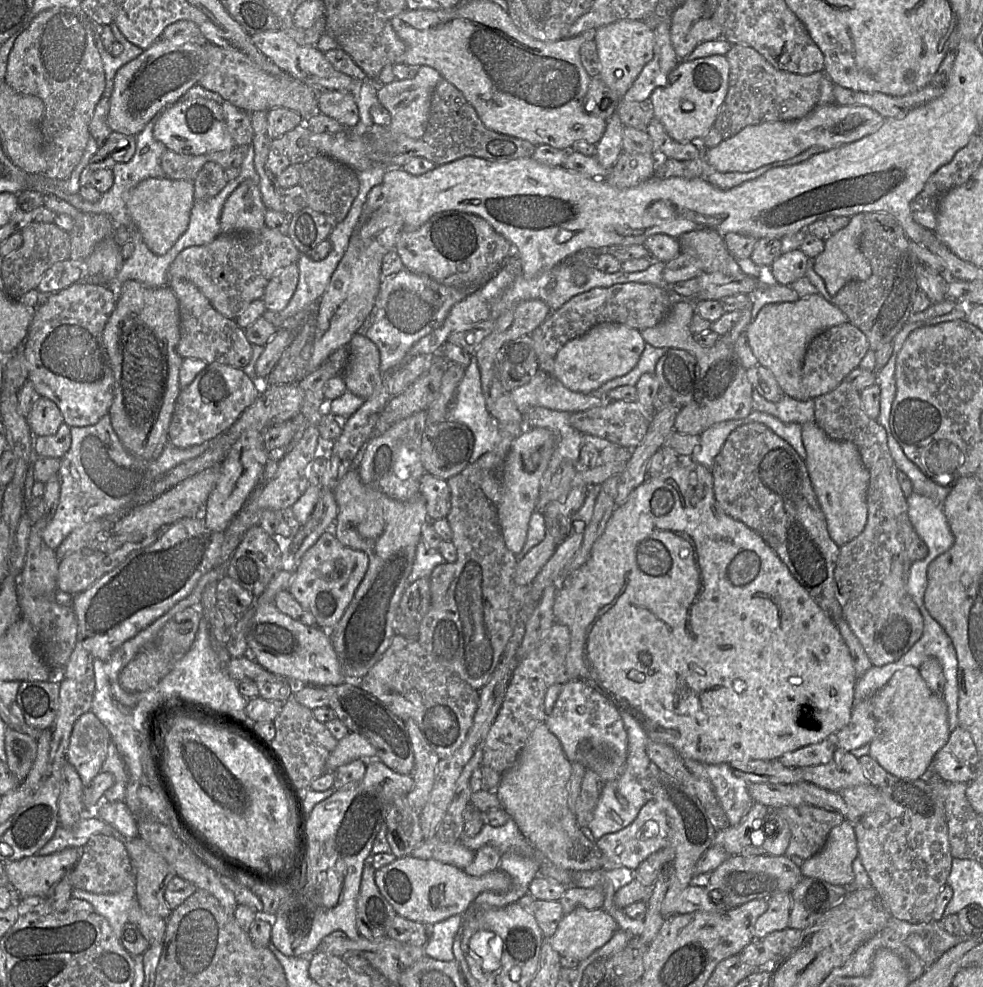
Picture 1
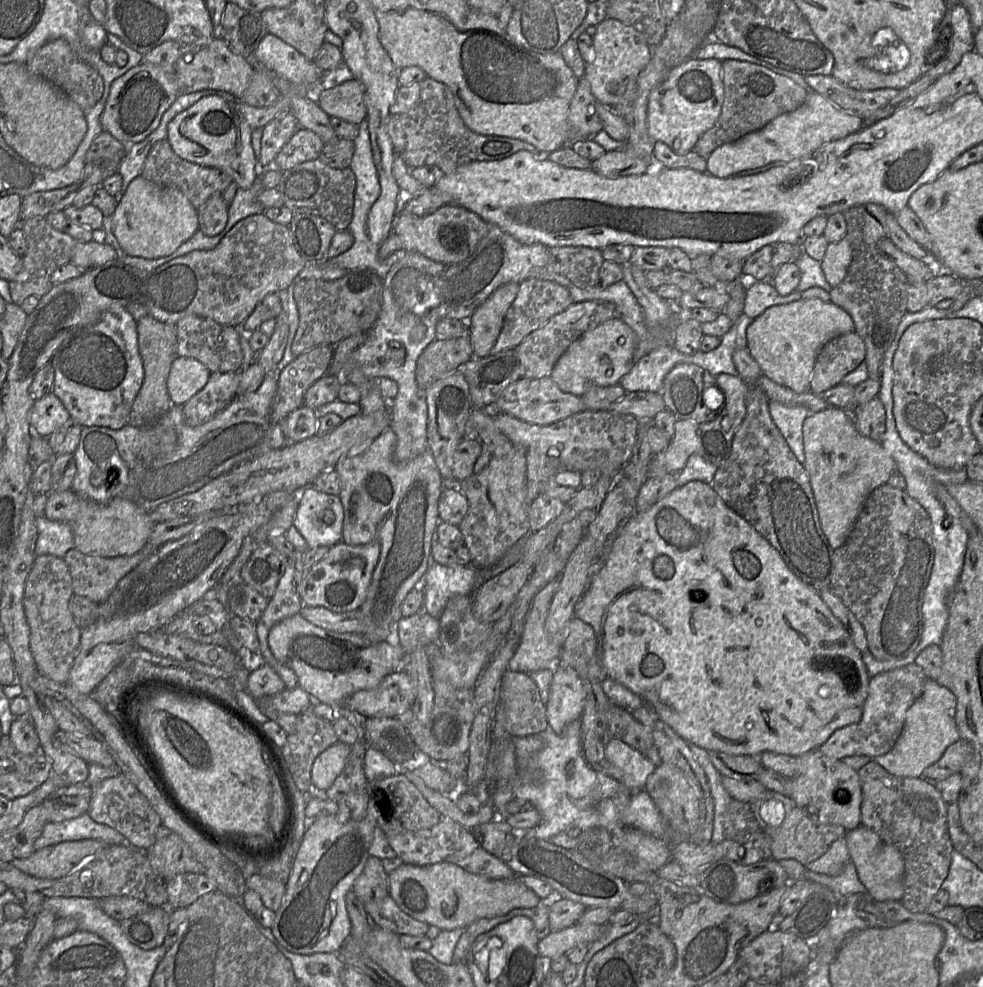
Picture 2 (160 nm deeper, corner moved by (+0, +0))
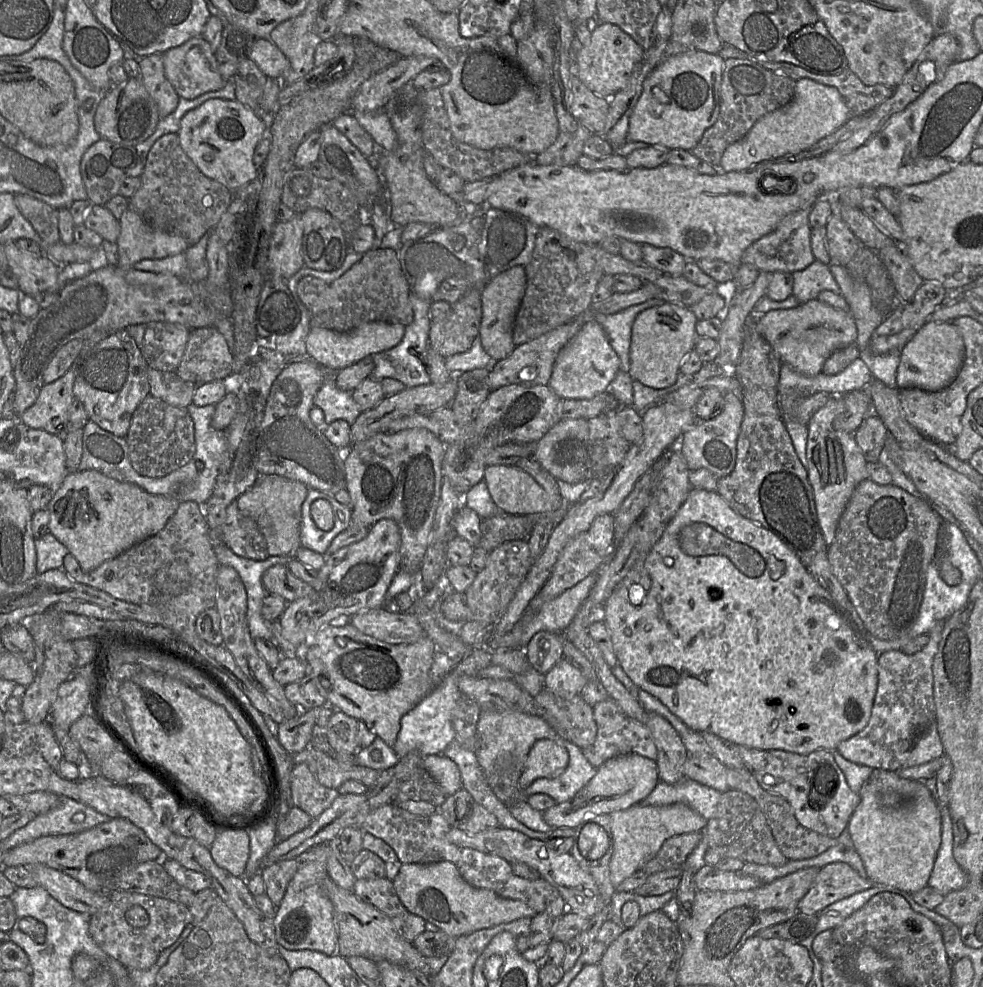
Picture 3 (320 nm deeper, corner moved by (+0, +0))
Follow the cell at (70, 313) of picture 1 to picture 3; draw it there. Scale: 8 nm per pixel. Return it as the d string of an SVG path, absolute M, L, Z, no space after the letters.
M119 330L92 348L81 350L75 361L73 395L83 404L90 421L107 432L125 437L133 412L150 393L147 371L140 346L127 330Z

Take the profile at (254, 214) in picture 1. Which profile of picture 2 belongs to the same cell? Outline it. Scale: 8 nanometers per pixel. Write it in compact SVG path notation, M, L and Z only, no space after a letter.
M209 95L201 98L186 110L177 114L168 124L167 140L173 151L182 159L189 162L220 169L229 174L240 189L249 189L256 177L257 158L251 145L252 129L241 114L234 101Z

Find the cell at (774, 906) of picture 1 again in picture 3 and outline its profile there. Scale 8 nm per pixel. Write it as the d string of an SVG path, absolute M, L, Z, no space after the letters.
M831 863L820 868L798 908L804 913L818 914L827 906L875 885L847 863Z

